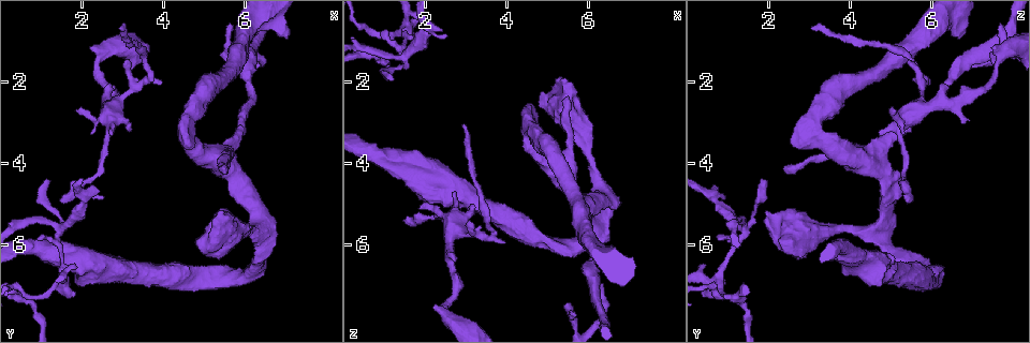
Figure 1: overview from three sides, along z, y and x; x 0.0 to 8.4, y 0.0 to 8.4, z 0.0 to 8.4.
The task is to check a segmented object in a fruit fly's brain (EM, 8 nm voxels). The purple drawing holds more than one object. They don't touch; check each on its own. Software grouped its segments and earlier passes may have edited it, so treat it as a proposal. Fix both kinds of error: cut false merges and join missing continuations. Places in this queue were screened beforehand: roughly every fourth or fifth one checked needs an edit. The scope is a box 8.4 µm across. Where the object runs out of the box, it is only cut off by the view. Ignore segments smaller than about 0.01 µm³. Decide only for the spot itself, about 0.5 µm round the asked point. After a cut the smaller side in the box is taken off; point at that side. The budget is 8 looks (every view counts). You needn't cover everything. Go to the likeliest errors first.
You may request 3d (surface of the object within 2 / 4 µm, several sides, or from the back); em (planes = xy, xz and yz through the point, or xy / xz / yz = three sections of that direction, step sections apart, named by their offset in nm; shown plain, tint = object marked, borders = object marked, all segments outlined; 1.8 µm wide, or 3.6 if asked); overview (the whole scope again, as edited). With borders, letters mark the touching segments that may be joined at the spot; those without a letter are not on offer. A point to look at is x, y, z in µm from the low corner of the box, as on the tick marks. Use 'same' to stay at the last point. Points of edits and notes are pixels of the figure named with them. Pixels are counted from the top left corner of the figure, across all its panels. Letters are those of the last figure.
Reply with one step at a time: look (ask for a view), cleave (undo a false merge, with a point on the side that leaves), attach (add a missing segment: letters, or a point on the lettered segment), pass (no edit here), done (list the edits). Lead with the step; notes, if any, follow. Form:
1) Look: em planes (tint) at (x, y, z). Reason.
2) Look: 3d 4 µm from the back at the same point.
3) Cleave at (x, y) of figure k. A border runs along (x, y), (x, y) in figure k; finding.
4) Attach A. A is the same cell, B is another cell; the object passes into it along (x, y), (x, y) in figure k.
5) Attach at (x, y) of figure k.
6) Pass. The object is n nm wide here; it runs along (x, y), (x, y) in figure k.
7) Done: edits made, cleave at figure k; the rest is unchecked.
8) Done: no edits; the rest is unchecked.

Look: 3d 4 µm at (3.20, 1.45, 5.45).

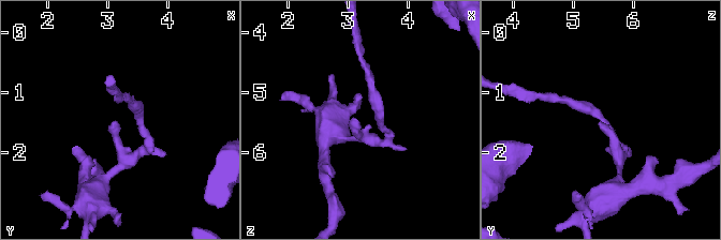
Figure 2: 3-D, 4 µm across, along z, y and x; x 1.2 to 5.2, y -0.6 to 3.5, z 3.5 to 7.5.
Look: em planes (tint) at (3.15, 1.50, 5.45).

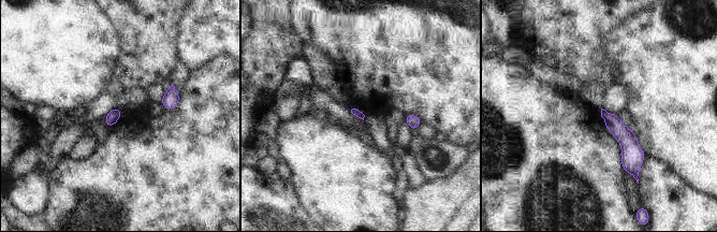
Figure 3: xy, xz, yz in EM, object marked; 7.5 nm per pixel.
Look: em planes (borders) at the same point. What lies round it.

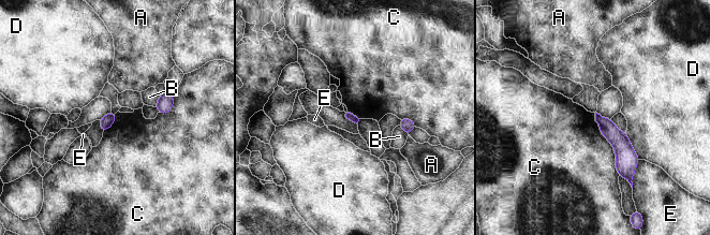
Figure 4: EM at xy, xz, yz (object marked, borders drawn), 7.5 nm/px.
Pass. A, B, C, D and E are other cells; it runs along (597, 117), (620, 142), (629, 171) in figure 4; none of them fits.

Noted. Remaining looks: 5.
Look: em planes (borders) at (5.55, 4.10, 2.35). Thin end.

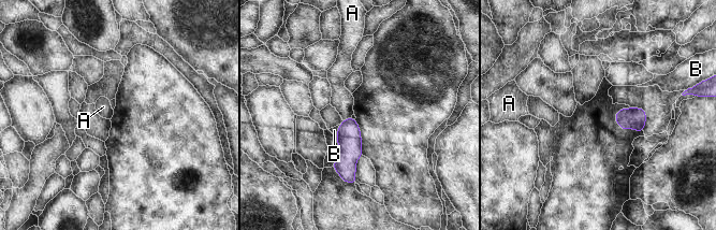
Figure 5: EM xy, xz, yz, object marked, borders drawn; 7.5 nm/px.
Pass. A and B are other cells; a border runs along (351, 115), (342, 120) in figure 5; no lettered segment goes on from it.

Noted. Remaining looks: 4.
Look: em planes (tint) at (1.15, 4.35, 1.90). An open end.

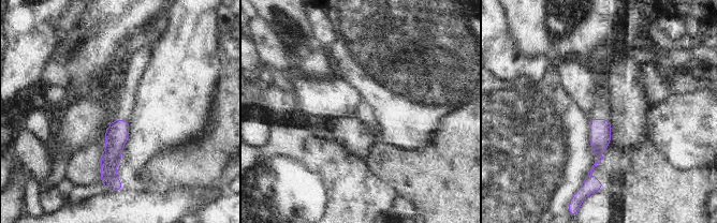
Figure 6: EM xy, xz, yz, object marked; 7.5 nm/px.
Look: em planes (borders) at the same point.

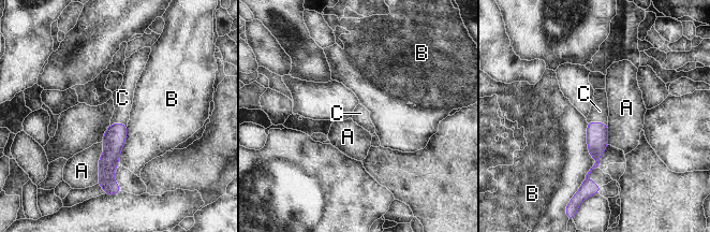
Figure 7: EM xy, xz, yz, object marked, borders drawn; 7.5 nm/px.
Attach C. C is the same cell, A and B are other cells; the object passes into it along (597, 134), (597, 122), (600, 111) in figure 7; it goes on there.

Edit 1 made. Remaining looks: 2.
Done: edits made, attach at figure 7; the rest is unchecked.

